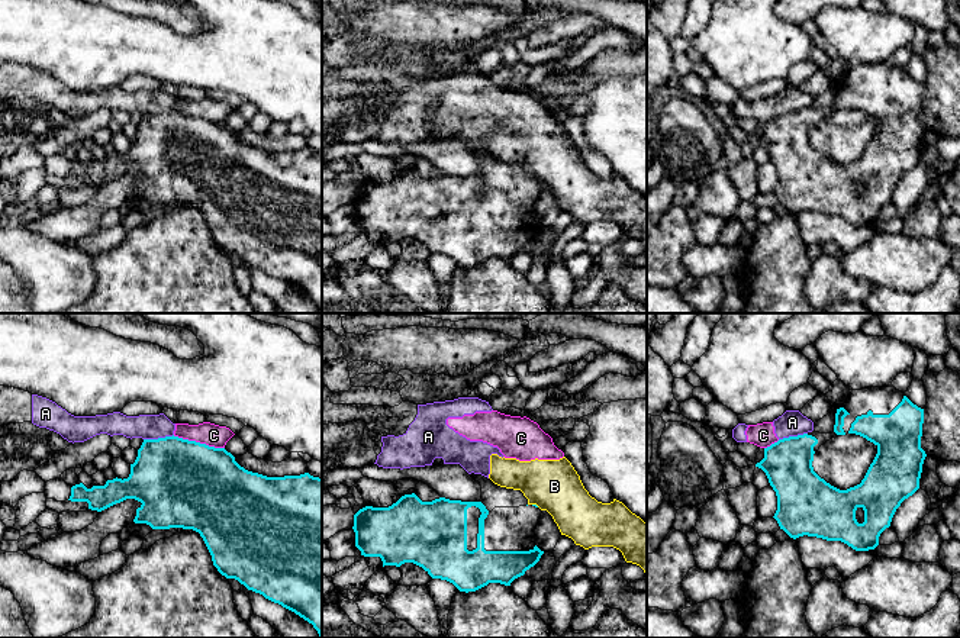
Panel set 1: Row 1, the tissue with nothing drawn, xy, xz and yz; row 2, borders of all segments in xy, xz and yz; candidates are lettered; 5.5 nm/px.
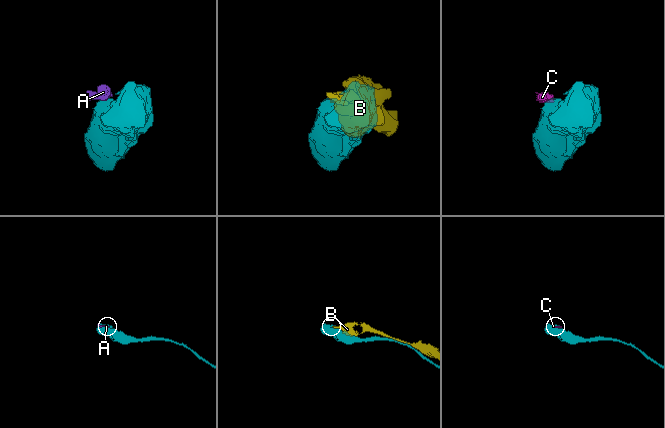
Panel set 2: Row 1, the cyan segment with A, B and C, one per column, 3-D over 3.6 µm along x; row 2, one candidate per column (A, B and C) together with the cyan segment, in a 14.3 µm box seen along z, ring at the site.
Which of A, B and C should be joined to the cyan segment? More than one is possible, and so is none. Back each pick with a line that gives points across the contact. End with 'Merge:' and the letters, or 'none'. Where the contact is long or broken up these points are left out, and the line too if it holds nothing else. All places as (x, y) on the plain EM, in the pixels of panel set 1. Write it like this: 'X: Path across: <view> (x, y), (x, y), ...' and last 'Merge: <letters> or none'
Merge: none

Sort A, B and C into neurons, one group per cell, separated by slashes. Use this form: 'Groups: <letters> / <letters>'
Groups: A B C

